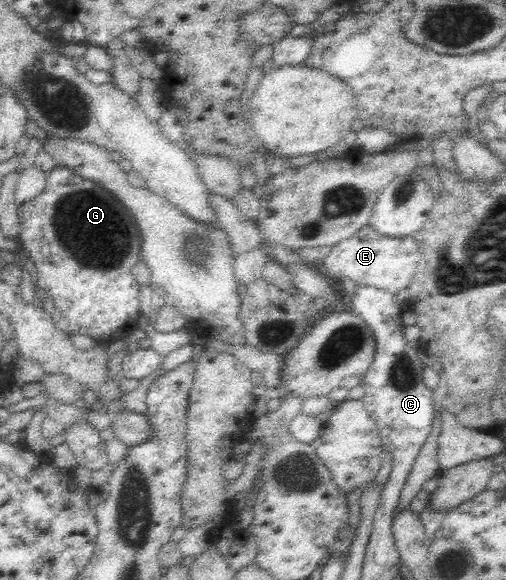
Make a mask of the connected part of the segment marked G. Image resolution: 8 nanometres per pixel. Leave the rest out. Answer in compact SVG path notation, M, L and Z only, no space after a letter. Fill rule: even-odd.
M57 165L47 174L46 186L43 188L43 191L37 197L18 204L17 208L17 217L20 223L20 232L18 233L17 240L22 250L27 253L27 257L31 259L33 267L35 267L37 272L36 284L51 295L53 304L57 308L56 318L65 327L69 335L89 336L102 343L113 343L115 340L124 339L137 329L141 315L139 300L141 286L133 279L132 275L133 267L141 264L141 259L139 259L139 253L141 253L139 231L137 231L137 225L135 225L134 216L118 200L118 197L111 195L107 189L103 189L99 182L83 179L80 173L76 173L68 167Z

